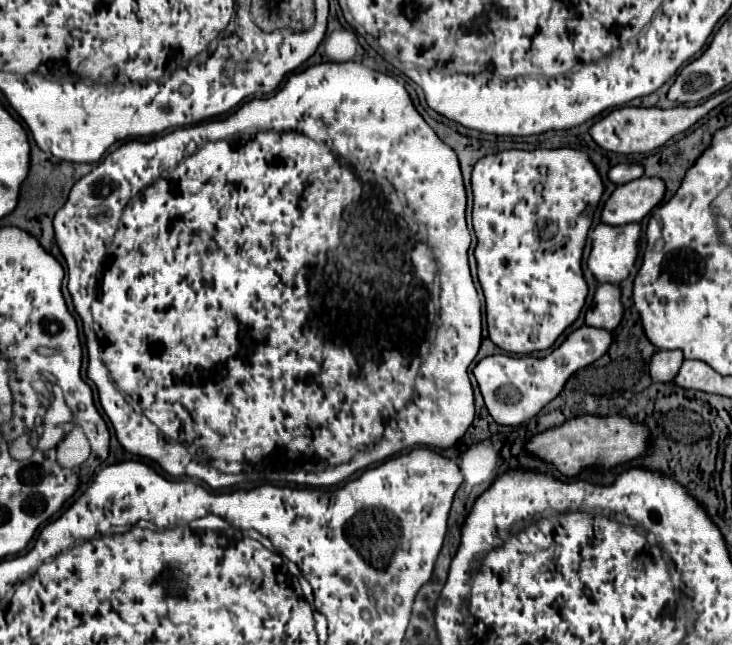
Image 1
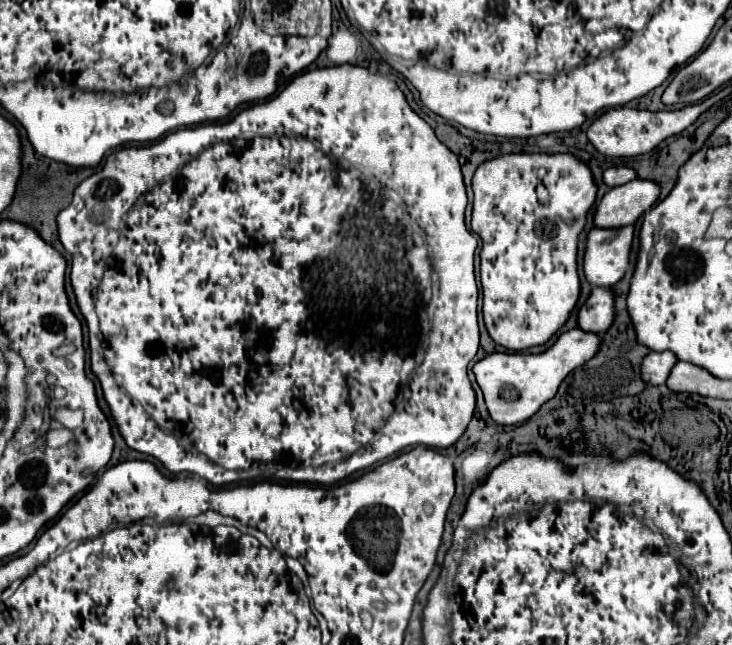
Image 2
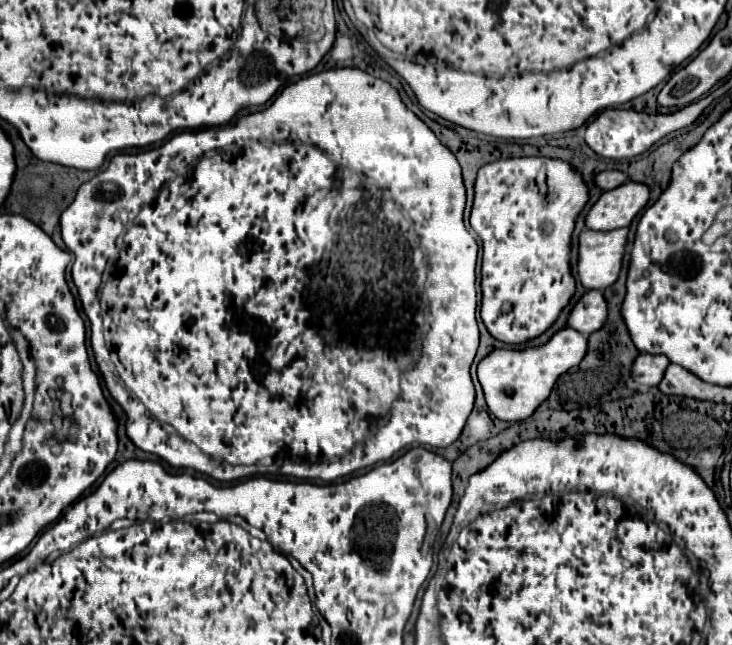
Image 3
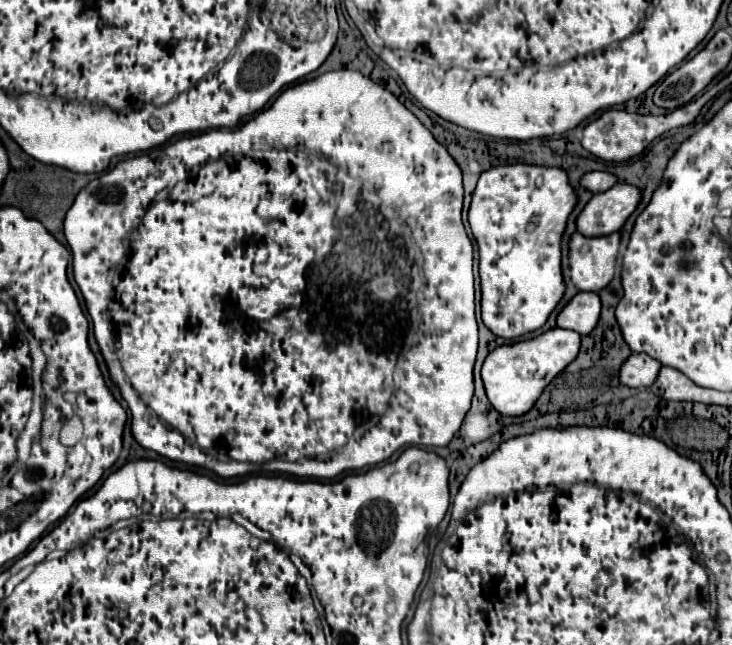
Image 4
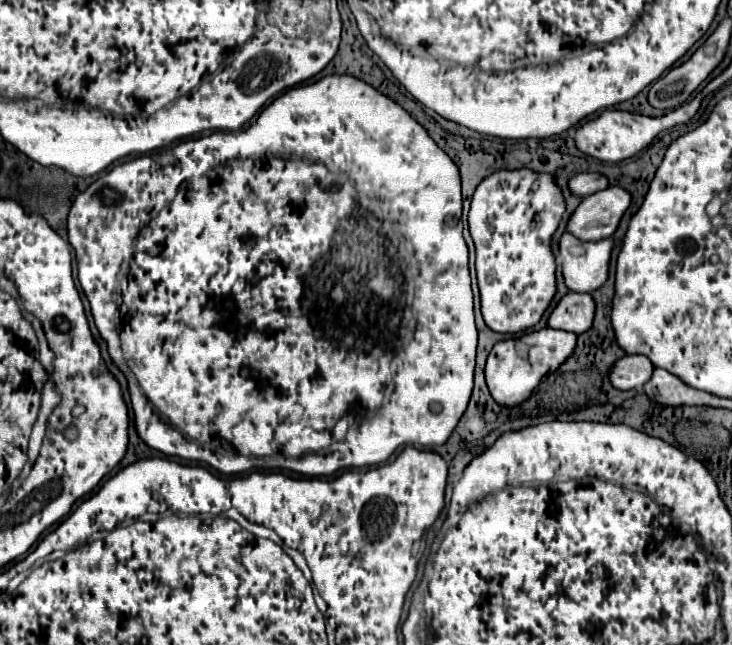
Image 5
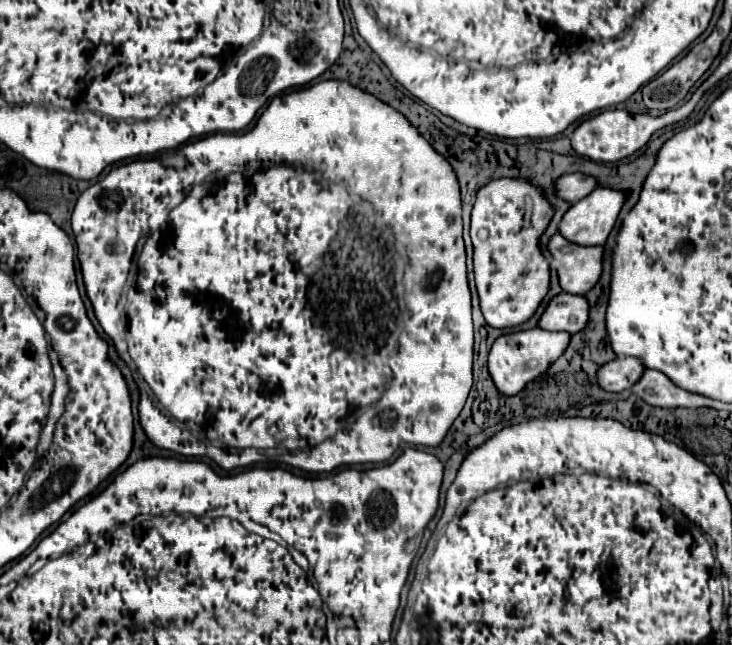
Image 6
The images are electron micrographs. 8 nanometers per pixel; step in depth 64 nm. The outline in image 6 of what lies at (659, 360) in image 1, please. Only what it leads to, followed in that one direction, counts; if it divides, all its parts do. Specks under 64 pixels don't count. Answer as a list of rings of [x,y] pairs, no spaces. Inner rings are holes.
[[[622,356],[602,366],[600,370],[600,386],[608,392],[622,392],[632,388],[644,374],[646,366],[640,358]]]

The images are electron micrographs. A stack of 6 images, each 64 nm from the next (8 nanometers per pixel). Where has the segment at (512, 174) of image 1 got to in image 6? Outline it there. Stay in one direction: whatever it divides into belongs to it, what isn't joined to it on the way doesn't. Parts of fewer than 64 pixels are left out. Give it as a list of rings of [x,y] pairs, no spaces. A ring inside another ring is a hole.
[[[496,178],[476,192],[470,236],[474,244],[474,274],[480,306],[492,328],[516,328],[528,322],[550,290],[550,264],[540,250],[540,238],[554,216],[542,188],[526,178]]]

